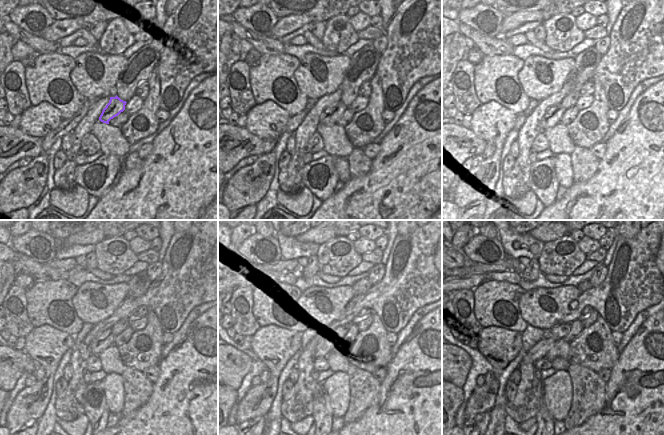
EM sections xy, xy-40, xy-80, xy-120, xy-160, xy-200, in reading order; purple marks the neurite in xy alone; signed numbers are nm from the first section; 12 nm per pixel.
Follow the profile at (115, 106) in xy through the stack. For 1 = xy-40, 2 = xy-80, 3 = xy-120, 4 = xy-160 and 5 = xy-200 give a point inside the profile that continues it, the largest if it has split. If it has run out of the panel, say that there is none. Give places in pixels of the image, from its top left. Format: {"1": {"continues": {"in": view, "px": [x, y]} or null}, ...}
{"1": {"continues": {"in": "xy-40", "px": [329, 117]}}, "2": {"continues": {"in": "xy-80", "px": [553, 115]}}, "3": {"continues": {"in": "xy-120", "px": [106, 339]}}, "4": {"continues": {"in": "xy-160", "px": [326, 343]}}, "5": {"continues": {"in": "xy-200", "px": [540, 349]}}}

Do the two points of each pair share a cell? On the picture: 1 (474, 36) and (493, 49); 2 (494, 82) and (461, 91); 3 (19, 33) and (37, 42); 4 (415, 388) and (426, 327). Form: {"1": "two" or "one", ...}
{"1": "one", "2": "two", "3": "one", "4": "one"}

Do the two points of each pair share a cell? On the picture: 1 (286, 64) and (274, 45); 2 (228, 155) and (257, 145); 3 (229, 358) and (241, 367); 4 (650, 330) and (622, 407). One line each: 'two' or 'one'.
1: two
2: one
3: one
4: one

